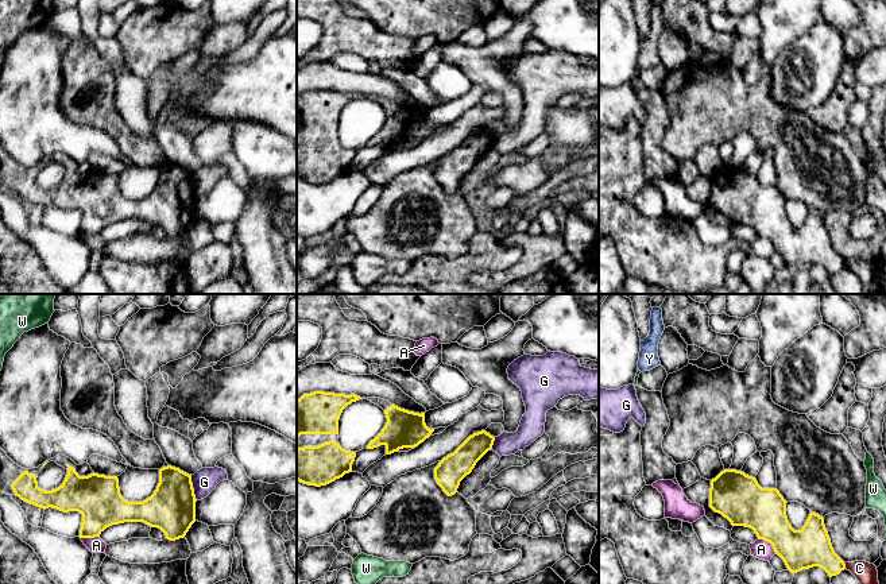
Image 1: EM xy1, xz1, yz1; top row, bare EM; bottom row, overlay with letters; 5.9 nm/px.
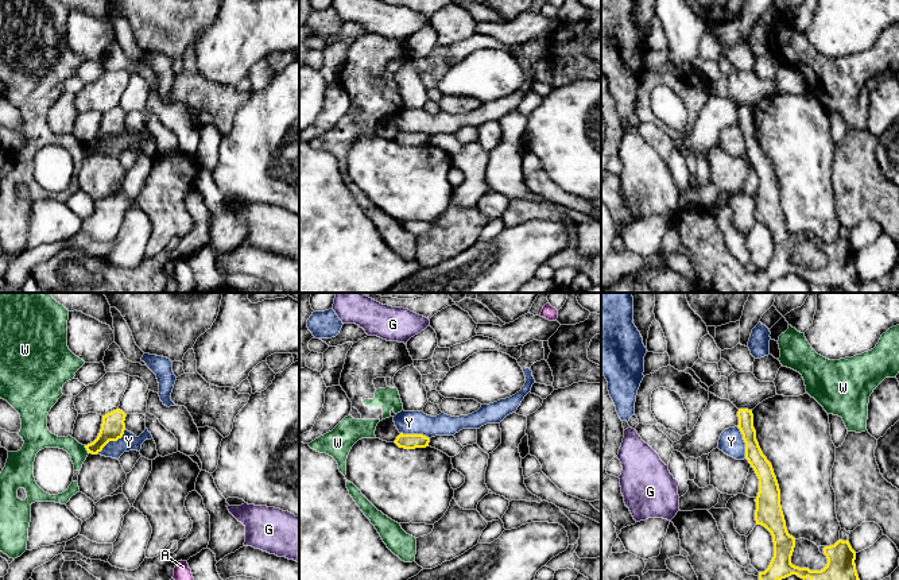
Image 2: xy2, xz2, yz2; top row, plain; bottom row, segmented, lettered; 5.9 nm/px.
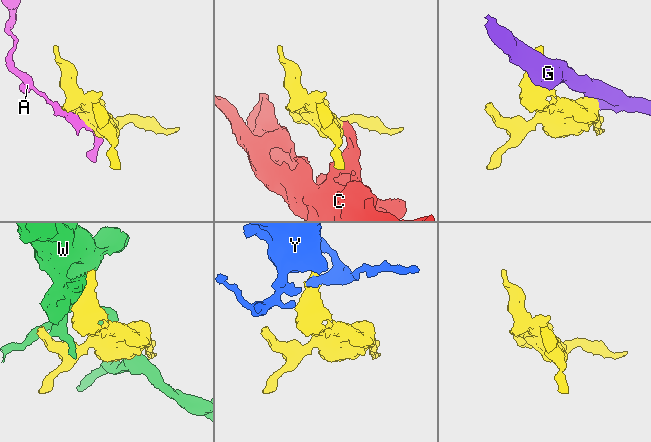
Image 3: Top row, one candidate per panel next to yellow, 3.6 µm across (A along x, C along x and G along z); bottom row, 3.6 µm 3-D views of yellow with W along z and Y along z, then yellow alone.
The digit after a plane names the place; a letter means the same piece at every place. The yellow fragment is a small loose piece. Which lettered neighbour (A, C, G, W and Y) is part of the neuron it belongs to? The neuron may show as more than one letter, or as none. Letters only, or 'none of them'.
none of them

